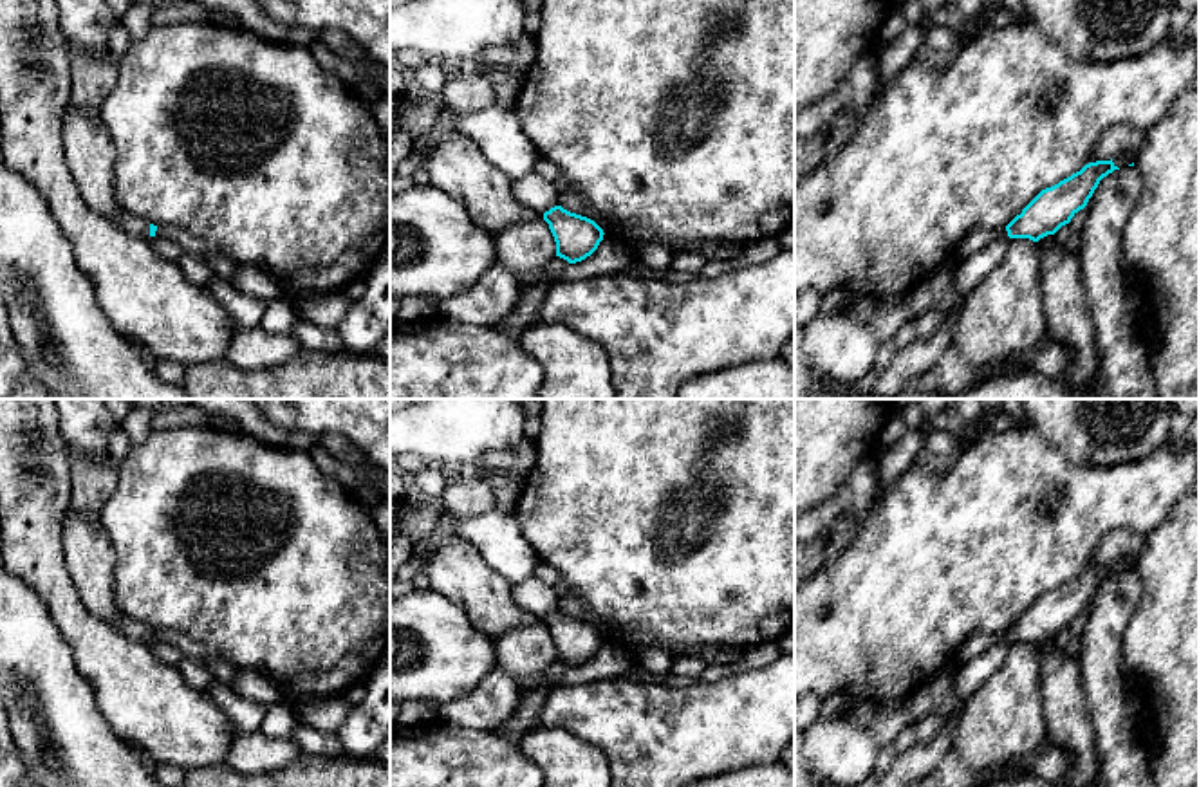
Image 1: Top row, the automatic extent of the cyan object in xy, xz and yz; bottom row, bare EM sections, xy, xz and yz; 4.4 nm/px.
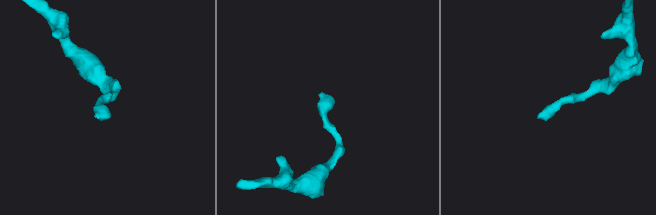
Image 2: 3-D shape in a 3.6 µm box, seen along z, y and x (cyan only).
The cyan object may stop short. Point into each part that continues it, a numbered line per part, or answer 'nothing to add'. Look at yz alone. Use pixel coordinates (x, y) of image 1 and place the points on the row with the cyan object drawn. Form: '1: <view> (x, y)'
nothing to add

